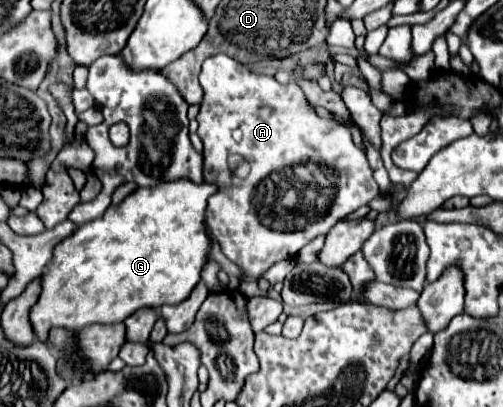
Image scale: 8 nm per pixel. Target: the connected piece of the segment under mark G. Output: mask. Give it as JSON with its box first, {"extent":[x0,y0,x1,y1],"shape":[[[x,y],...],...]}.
{"extent":[30,177,218,341],"shape":[[[188,177],[162,185],[138,187],[120,205],[110,205],[102,217],[80,225],[54,247],[54,257],[48,263],[48,271],[42,275],[42,293],[30,311],[34,333],[46,341],[52,327],[80,331],[90,323],[120,323],[142,307],[176,305],[184,301],[200,281],[204,263],[210,257],[212,239],[206,225],[206,203],[216,191],[218,187],[214,183],[194,183]]]}

